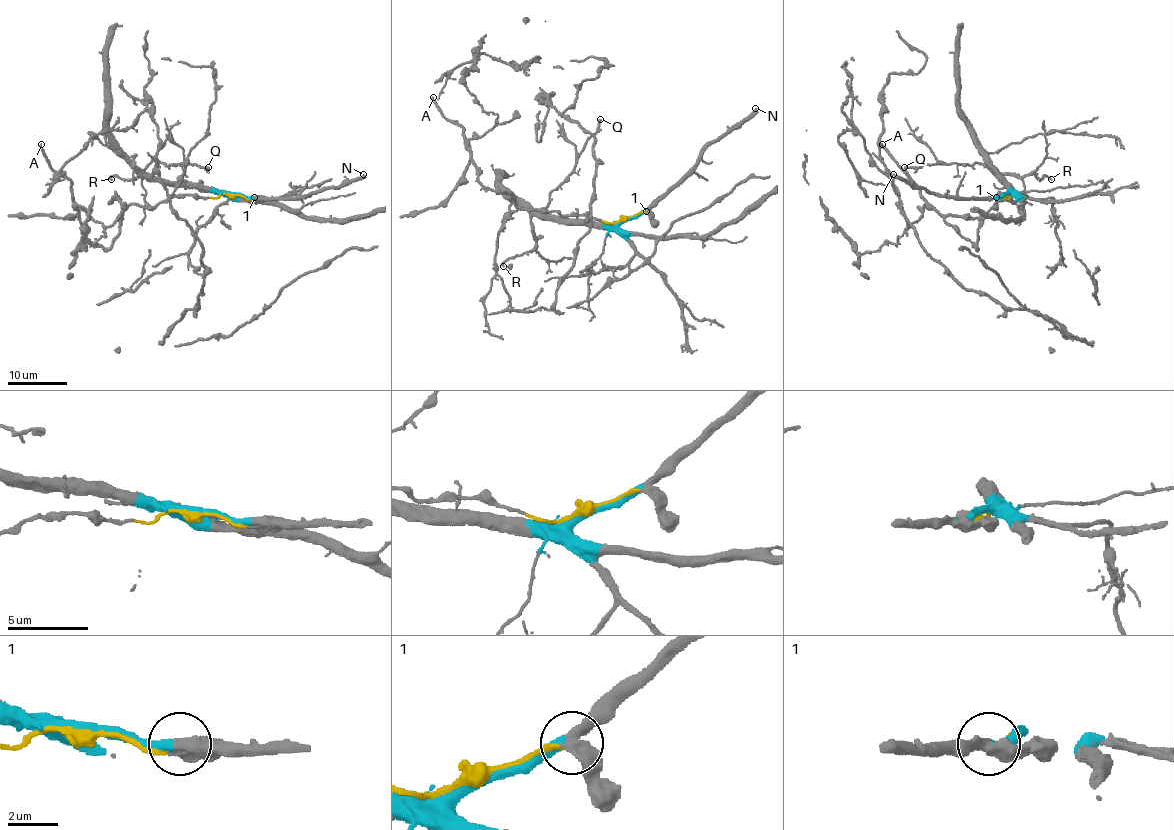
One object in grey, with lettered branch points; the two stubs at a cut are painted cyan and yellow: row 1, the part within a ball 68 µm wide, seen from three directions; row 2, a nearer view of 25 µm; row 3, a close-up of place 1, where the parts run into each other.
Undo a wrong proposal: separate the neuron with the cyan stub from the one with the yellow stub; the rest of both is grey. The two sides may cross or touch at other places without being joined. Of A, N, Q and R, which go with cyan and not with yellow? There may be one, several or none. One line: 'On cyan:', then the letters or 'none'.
On cyan: N, Q, R

